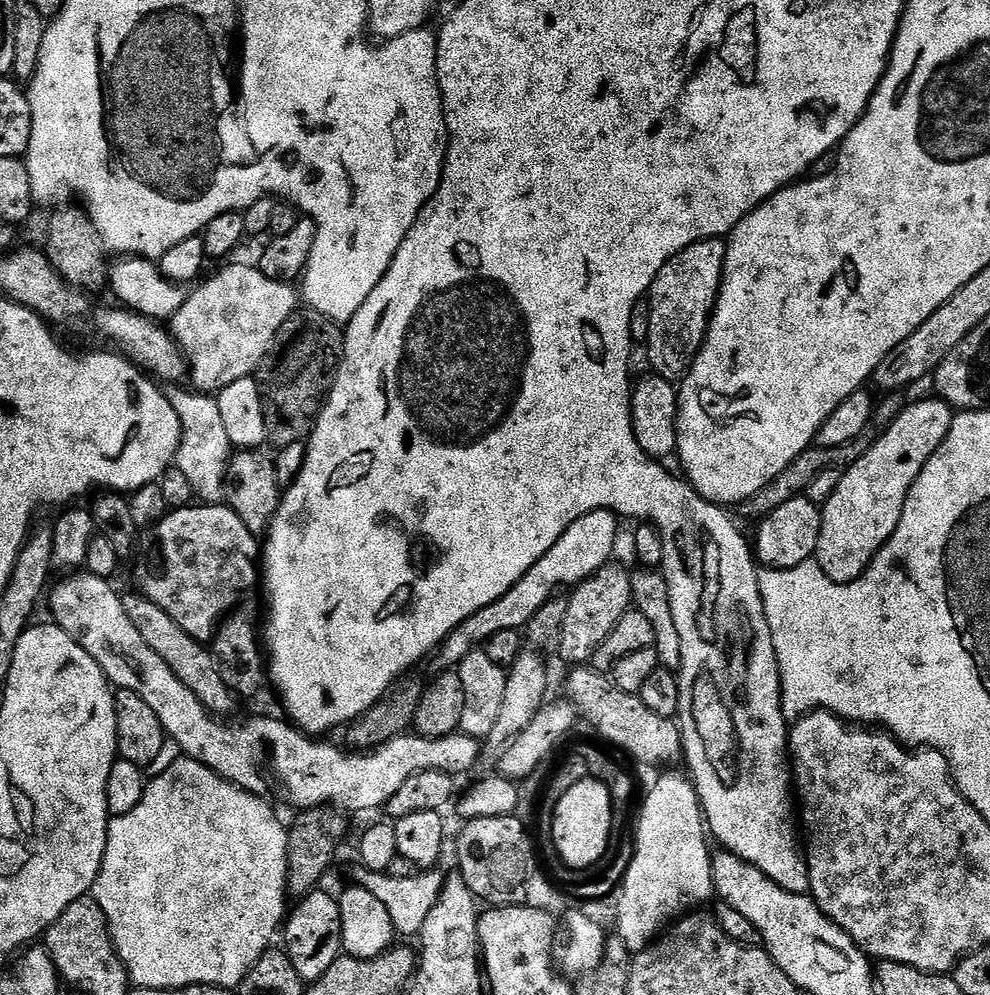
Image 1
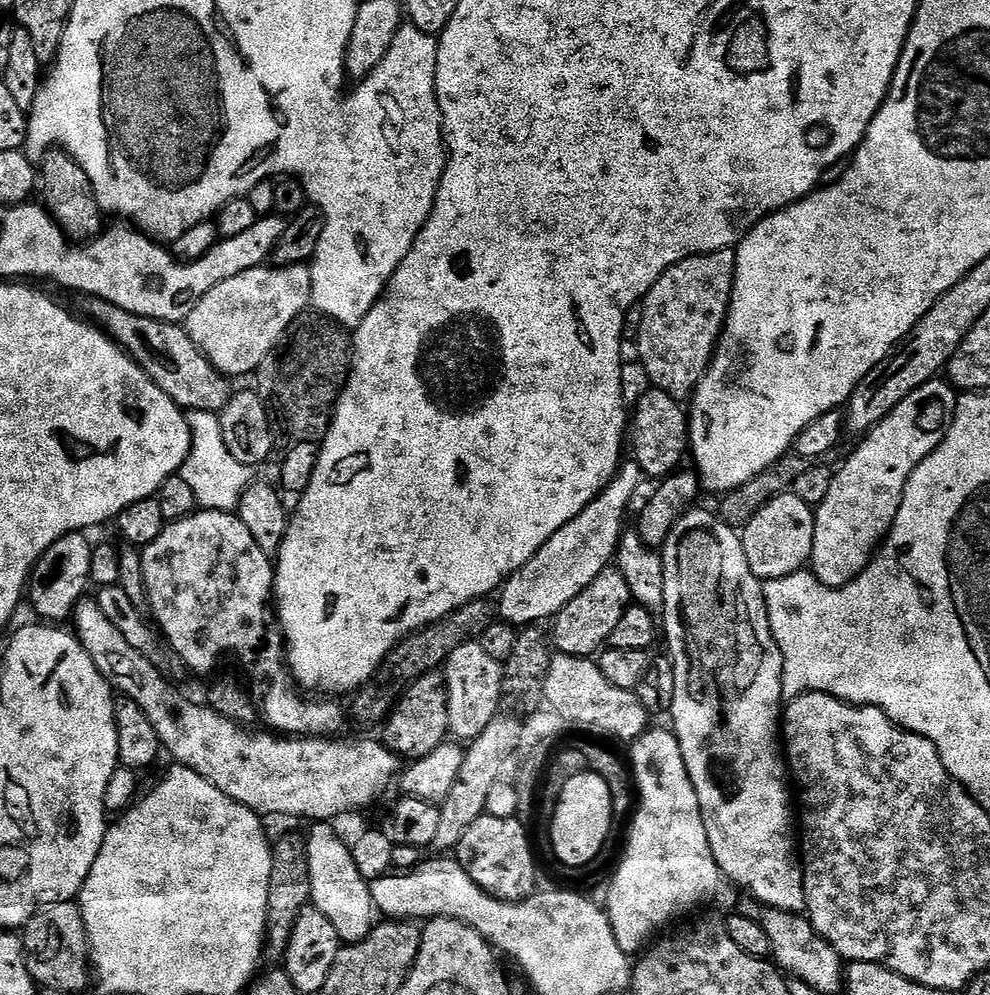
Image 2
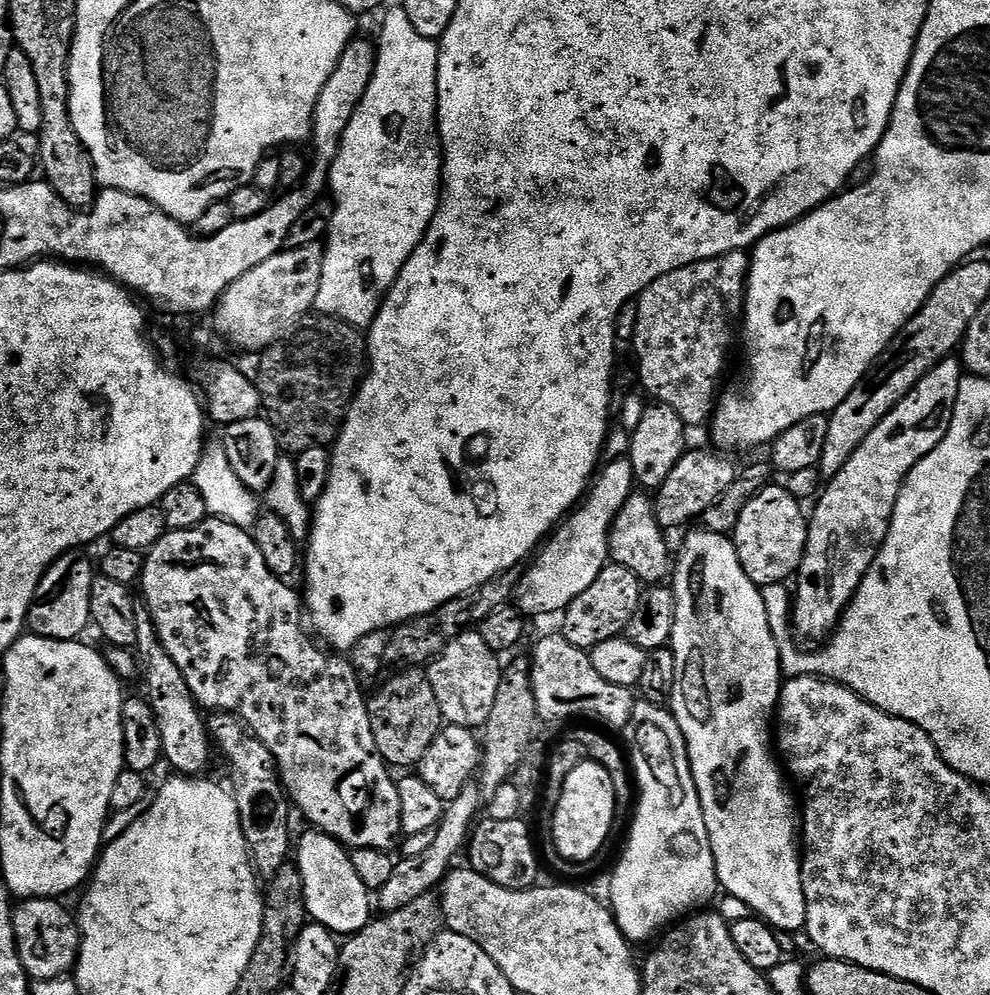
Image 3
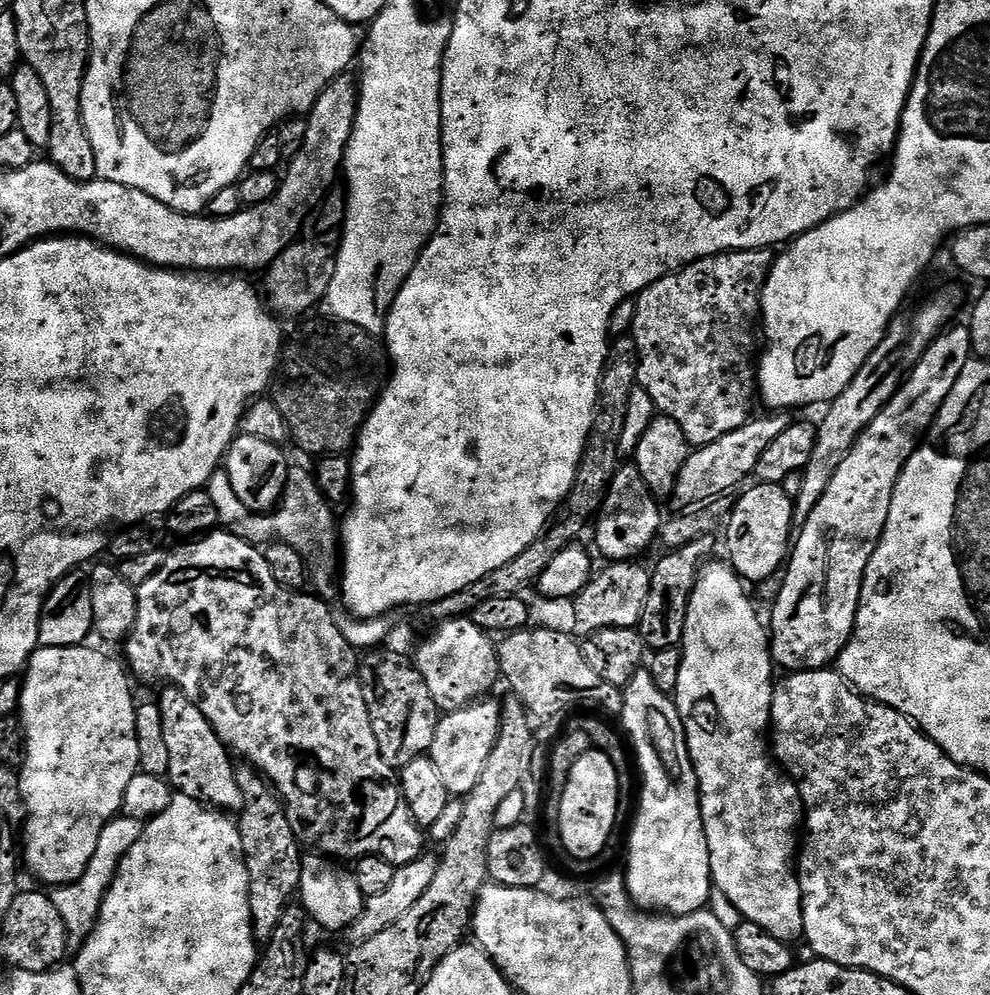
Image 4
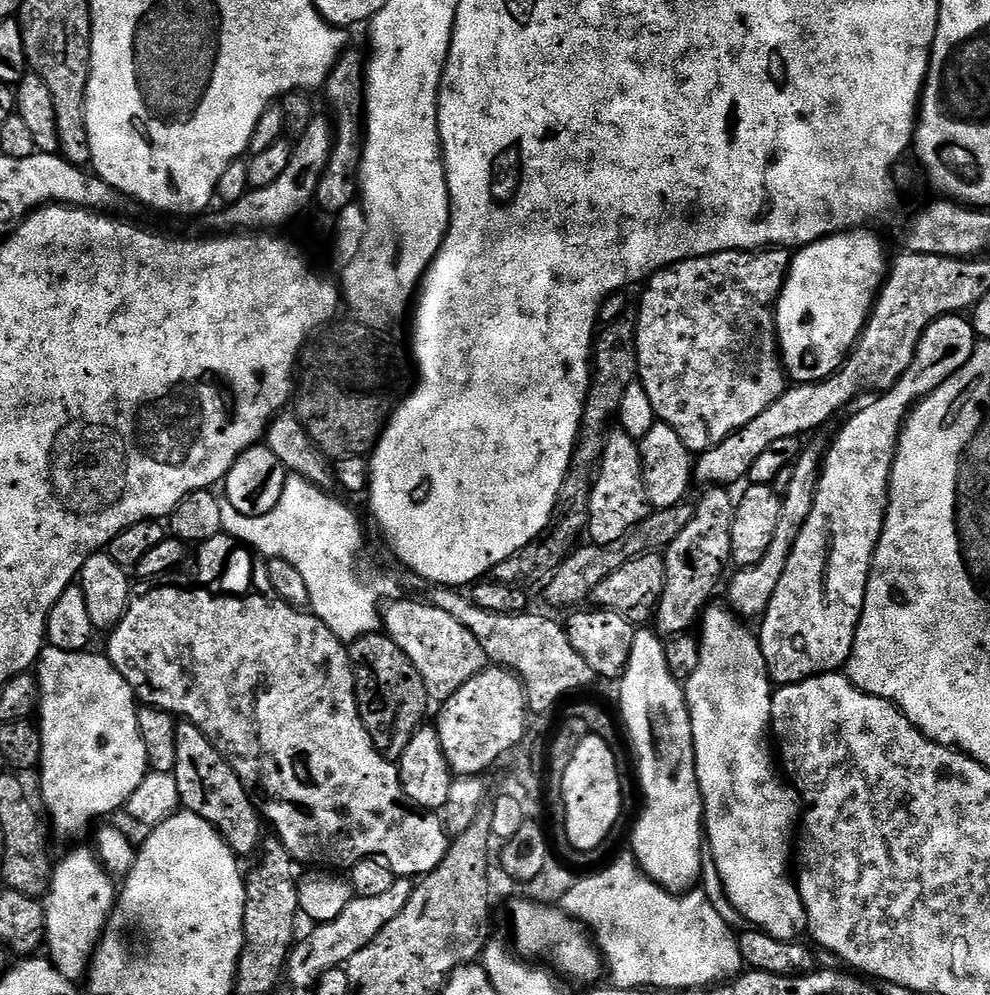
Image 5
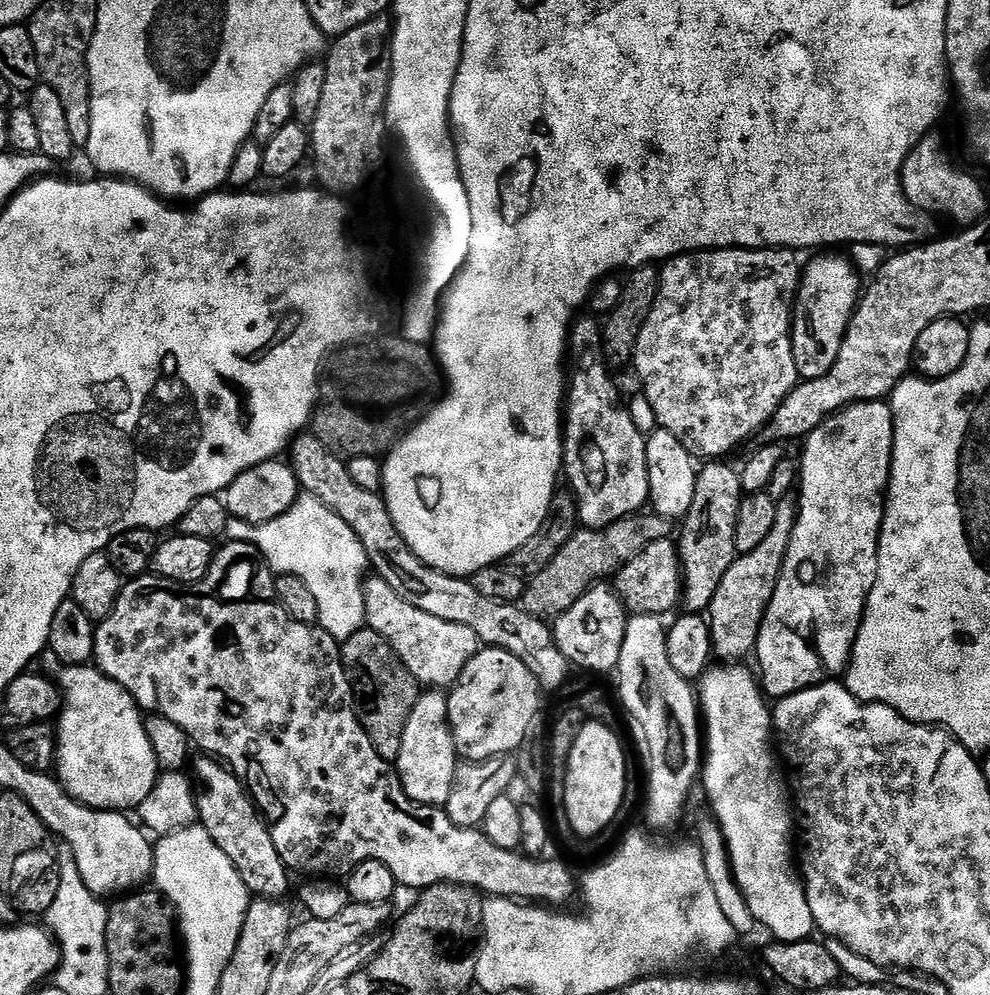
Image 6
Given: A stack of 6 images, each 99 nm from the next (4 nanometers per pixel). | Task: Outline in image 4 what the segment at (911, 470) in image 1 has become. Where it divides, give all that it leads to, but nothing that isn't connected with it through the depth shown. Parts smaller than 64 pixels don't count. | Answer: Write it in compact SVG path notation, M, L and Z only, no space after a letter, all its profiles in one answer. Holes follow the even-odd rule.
M956 327L945 330L926 350L926 354L922 354L894 398L890 398L878 418L874 418L874 422L870 422L868 429L856 439L856 445L850 454L846 454L842 466L834 470L834 478L830 486L826 486L826 494L822 494L818 506L814 506L814 514L810 514L810 518L799 529L782 572L784 581L780 584L776 605L772 608L772 624L770 620L770 647L777 669L785 668L783 671L788 674L819 672L835 665L850 642L856 625L866 566L886 530L894 486L904 464L916 451L925 433L936 423L936 415L940 412L942 402L946 402L950 390L954 390L958 374L962 374L962 370L966 370L966 362L973 359L971 331L967 327Z

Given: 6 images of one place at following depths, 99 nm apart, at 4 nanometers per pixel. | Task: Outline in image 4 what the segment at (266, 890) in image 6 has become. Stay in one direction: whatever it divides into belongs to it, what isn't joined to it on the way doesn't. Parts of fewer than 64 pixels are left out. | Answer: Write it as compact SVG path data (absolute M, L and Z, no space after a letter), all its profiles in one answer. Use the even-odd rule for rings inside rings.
M164 686L160 690L158 703L162 716L162 731L164 731L166 747L170 757L170 766L166 777L169 785L179 795L194 798L199 804L206 804L217 810L239 809L240 791L236 785L237 765L232 764L232 760L234 761L233 753L220 741L214 726L210 726L206 714L202 714L202 710L198 710L198 706L194 702L190 702L190 698L186 698L186 694L182 689Z

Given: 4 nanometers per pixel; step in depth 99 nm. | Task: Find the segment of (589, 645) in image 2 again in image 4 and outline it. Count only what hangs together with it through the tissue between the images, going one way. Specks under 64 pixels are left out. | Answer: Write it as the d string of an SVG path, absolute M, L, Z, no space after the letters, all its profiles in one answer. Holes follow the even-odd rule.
M617 560L606 567L609 568L604 568L601 572L599 569L586 587L571 601L572 620L576 623L581 637L592 636L595 632L601 632L607 628L636 628L642 618L642 610L646 610L646 598L650 594L650 582L652 581L651 571L647 567L644 569L640 562L631 560Z

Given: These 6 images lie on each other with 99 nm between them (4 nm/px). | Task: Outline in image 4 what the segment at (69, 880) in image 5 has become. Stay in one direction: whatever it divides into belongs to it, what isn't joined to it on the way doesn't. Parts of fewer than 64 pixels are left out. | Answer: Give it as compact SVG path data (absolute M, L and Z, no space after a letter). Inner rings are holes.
M123 814L113 816L112 821L98 834L98 847L94 850L94 858L82 870L82 878L69 884L61 884L51 889L50 895L58 914L62 914L62 922L68 931L69 949L79 949L88 937L93 924L96 922L96 913L100 910L100 903L108 893L109 883L116 871L121 856L128 851L129 846L144 832L145 821Z

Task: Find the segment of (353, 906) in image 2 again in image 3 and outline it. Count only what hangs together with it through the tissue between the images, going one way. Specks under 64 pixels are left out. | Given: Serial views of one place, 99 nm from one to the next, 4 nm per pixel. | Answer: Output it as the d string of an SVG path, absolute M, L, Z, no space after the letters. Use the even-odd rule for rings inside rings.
M308 830L295 845L294 860L302 874L306 910L315 923L326 926L337 937L351 938L373 919L374 900L368 897L370 890L358 878L349 849L334 837L319 830Z

